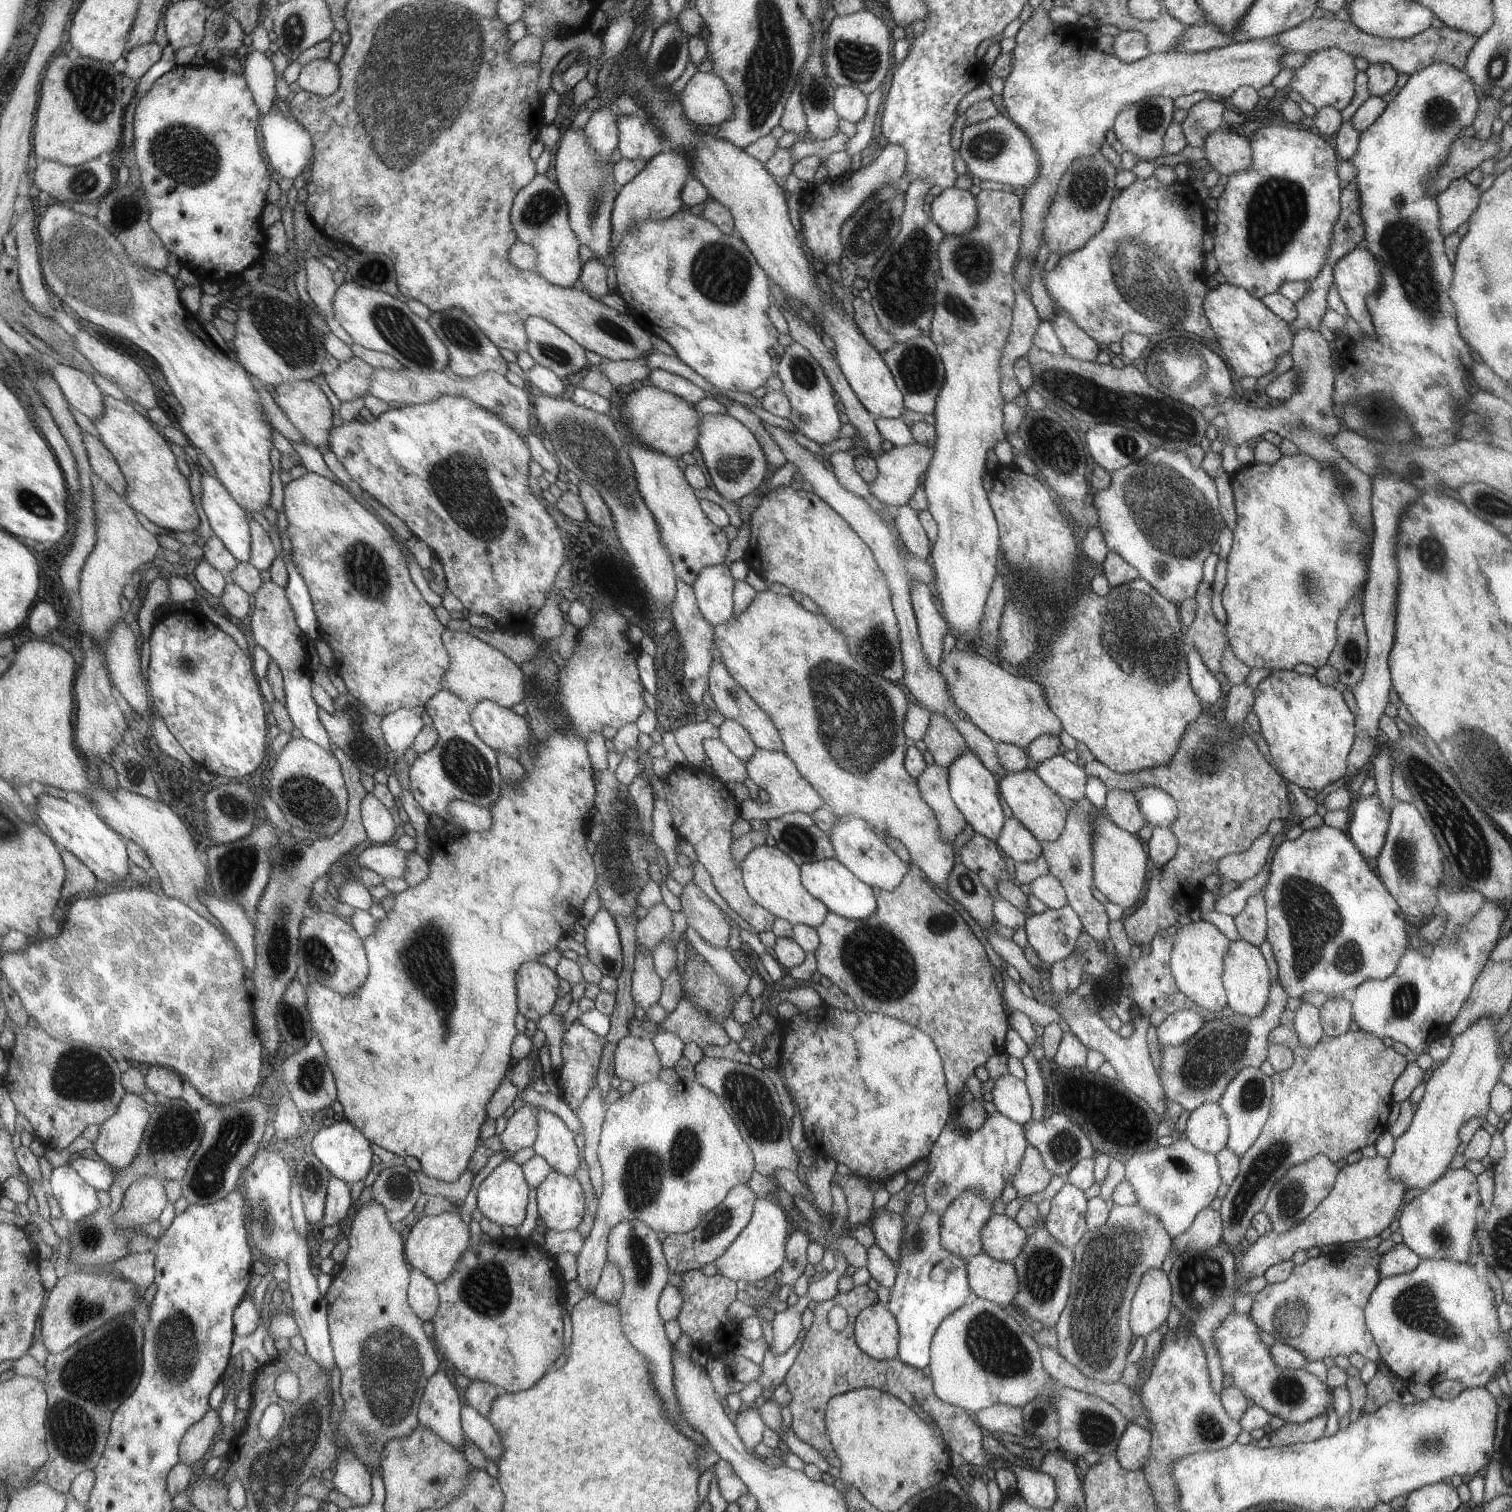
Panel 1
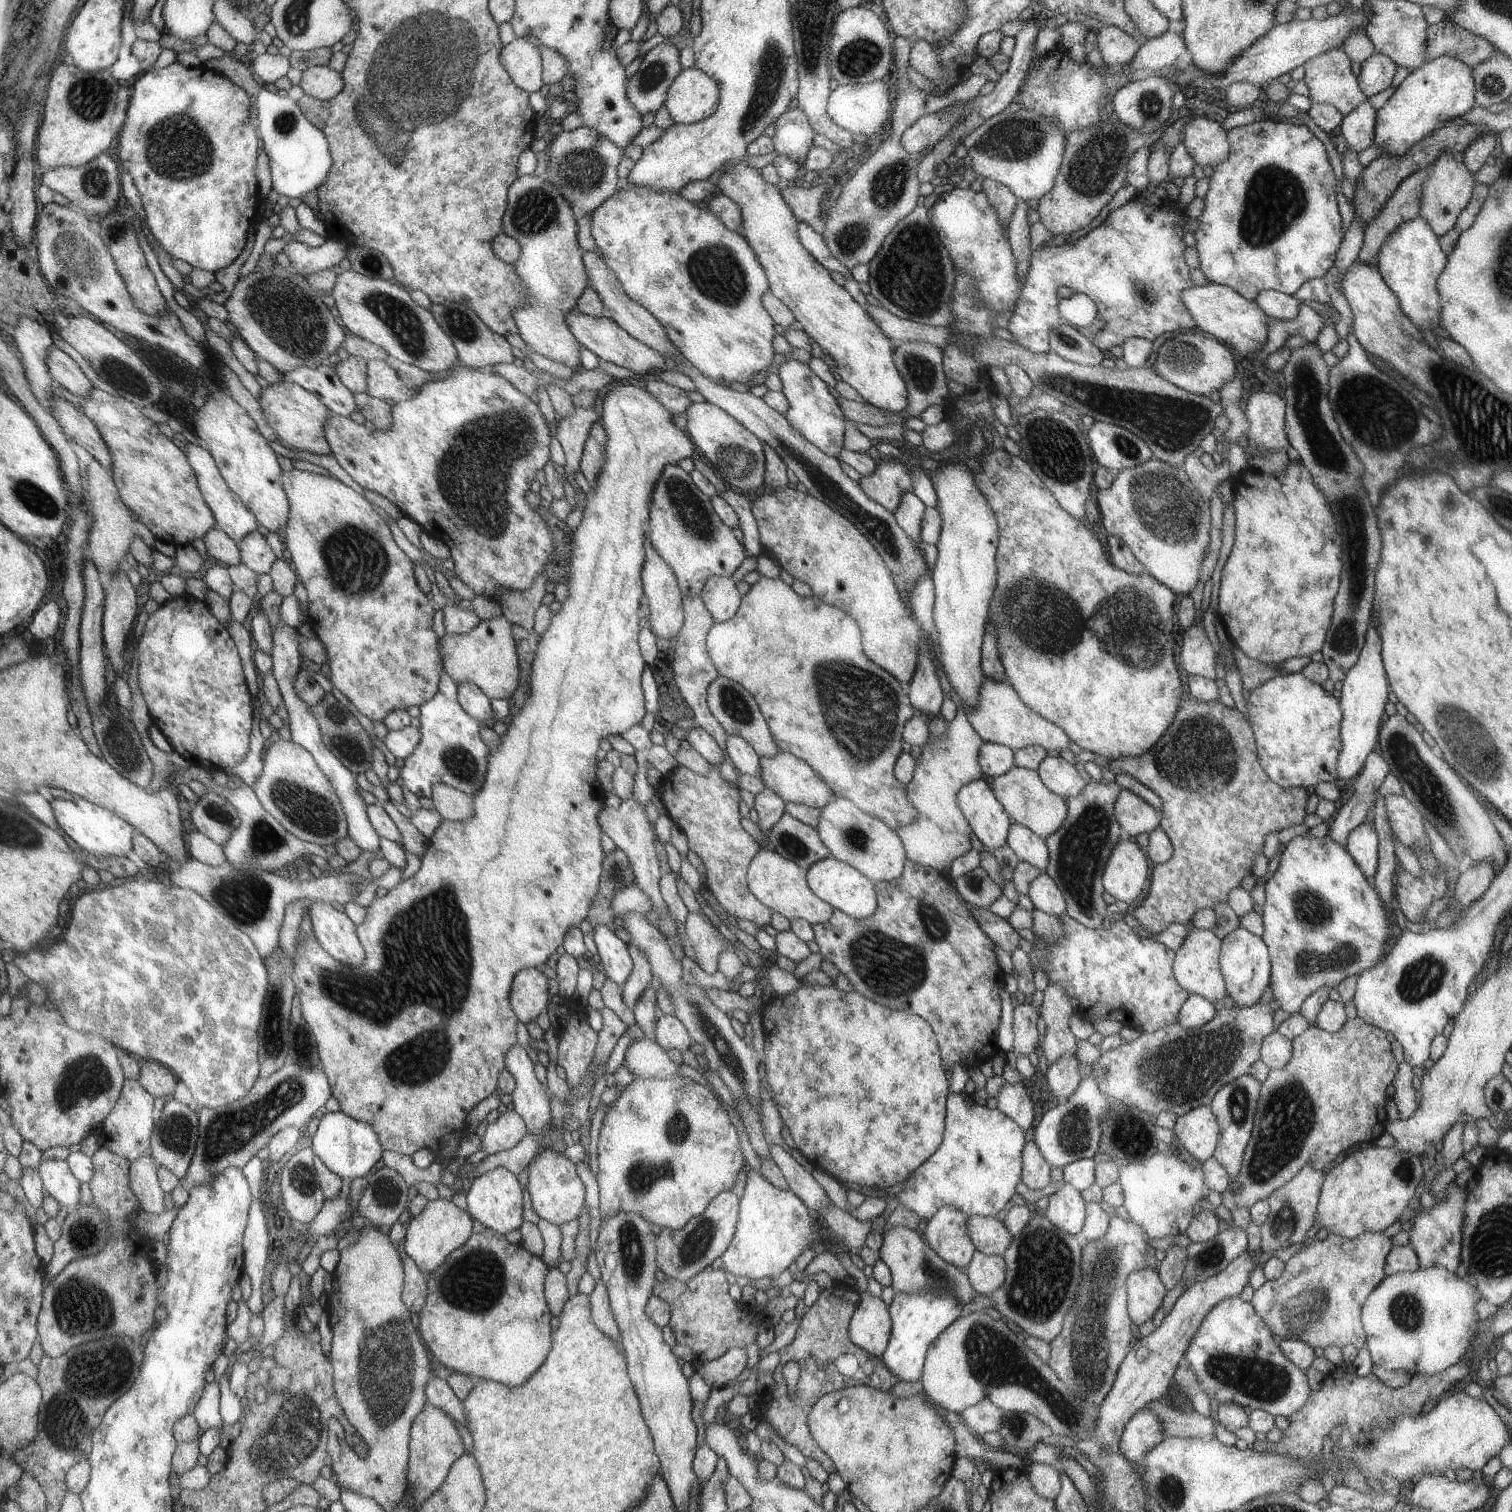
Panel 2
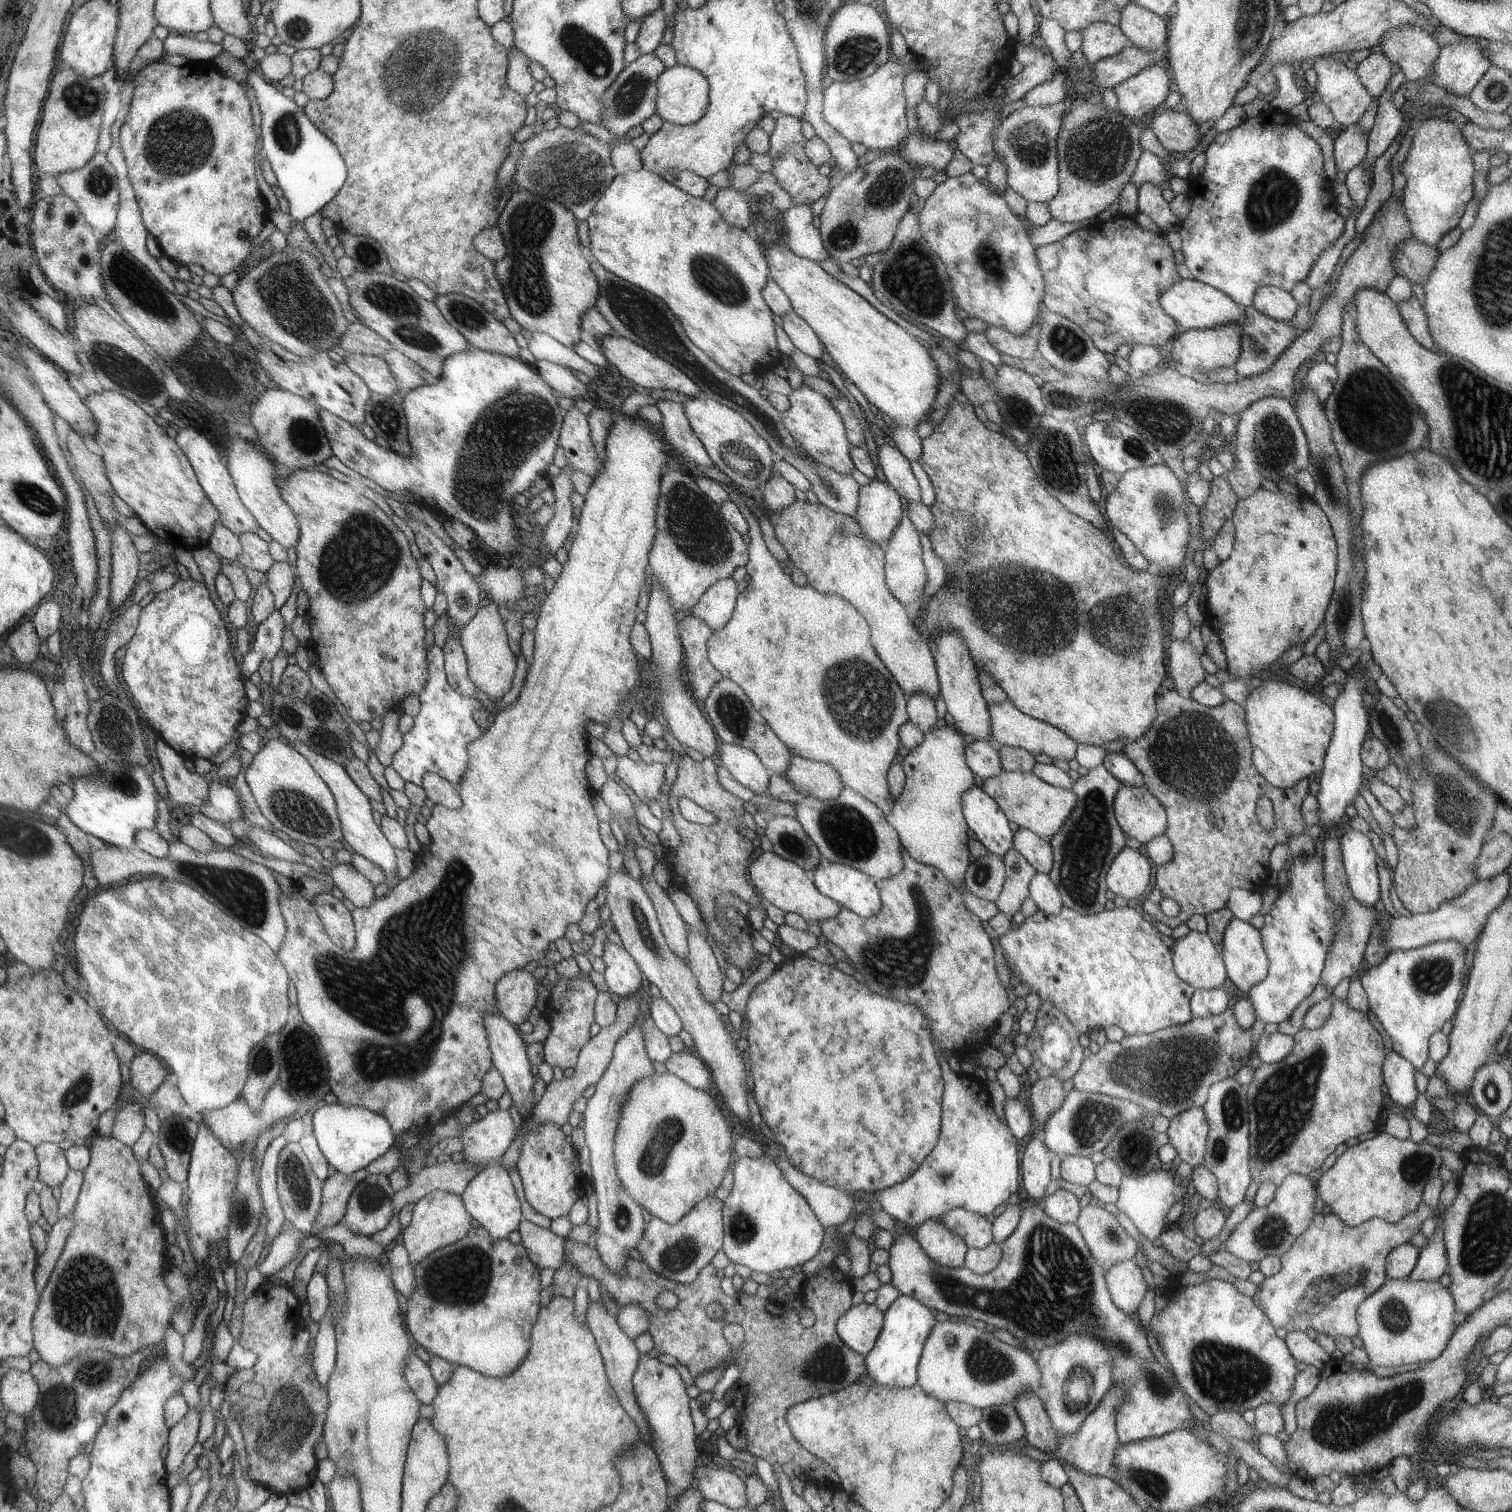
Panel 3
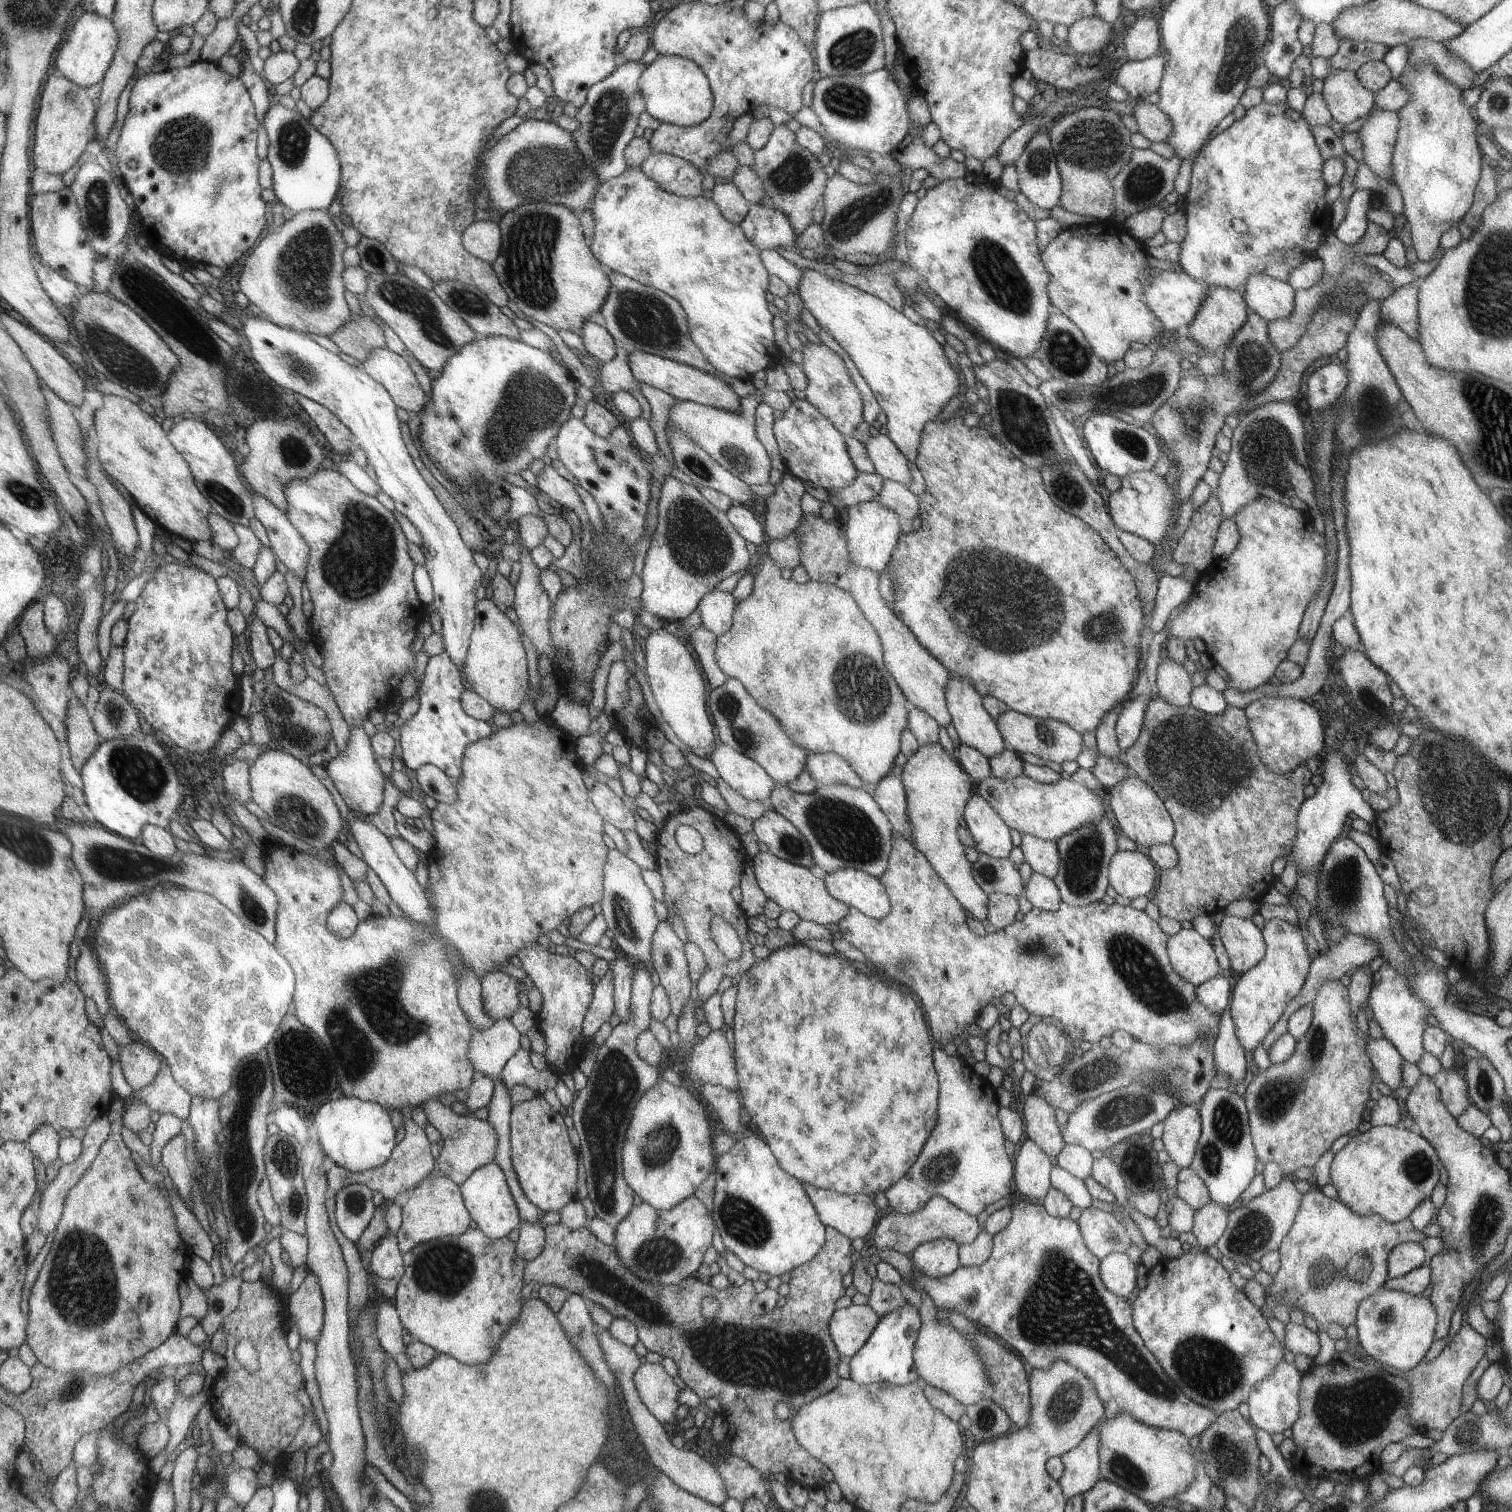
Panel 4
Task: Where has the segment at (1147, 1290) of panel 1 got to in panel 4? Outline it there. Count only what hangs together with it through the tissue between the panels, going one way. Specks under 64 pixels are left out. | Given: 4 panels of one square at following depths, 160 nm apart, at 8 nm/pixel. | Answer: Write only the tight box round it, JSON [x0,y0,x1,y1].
[1099,1252,1135,1300]

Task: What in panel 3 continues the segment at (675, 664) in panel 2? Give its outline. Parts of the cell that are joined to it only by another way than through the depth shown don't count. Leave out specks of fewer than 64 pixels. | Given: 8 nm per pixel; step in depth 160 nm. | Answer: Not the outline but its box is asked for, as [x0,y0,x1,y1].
[678,614,722,701]

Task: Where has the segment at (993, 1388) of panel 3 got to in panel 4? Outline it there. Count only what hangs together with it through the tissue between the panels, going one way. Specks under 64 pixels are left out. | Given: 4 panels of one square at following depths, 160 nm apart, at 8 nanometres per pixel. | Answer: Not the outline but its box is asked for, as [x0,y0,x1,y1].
[913,1292,990,1406]

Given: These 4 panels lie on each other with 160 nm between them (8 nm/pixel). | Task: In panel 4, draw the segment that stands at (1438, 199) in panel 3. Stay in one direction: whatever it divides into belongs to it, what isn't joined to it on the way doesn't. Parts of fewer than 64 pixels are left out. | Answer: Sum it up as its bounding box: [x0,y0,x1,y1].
[1393,62,1482,262]

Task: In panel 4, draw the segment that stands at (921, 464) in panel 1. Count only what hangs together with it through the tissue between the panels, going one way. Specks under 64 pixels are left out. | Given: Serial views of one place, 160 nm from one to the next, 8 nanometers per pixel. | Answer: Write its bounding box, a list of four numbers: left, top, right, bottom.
[844,498,901,575]

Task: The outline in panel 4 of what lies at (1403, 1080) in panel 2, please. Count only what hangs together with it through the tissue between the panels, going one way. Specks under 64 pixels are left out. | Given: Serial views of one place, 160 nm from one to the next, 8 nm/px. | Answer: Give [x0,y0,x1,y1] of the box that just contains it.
[1366,1035,1401,1090]

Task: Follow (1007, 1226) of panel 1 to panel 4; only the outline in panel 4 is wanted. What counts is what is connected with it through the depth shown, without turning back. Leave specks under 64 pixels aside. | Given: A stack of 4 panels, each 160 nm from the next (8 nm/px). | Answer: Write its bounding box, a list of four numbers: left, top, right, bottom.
[873,1195,979,1256]

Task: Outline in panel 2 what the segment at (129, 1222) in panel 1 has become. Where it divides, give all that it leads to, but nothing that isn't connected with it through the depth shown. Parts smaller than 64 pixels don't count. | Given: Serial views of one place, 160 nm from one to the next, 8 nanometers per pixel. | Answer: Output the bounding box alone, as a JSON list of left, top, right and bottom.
[129,1154,165,1213]

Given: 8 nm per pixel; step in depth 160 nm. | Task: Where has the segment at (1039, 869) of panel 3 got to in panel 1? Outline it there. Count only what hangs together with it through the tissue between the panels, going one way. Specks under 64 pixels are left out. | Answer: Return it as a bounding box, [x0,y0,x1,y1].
[996,818,1042,862]

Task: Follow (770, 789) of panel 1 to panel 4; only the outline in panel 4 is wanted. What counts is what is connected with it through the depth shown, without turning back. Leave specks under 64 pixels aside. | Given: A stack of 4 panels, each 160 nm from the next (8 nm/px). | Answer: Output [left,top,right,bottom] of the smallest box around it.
[804,752,864,789]

